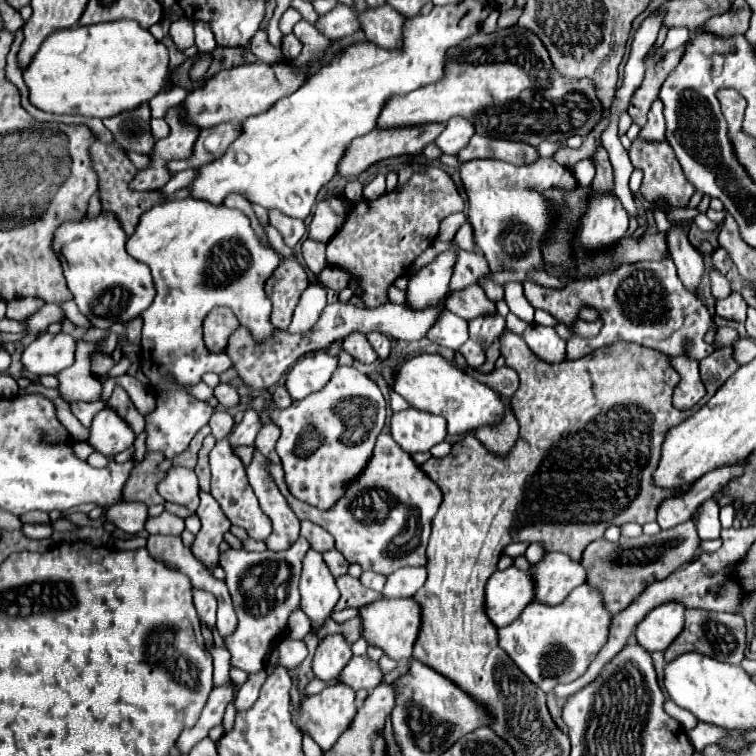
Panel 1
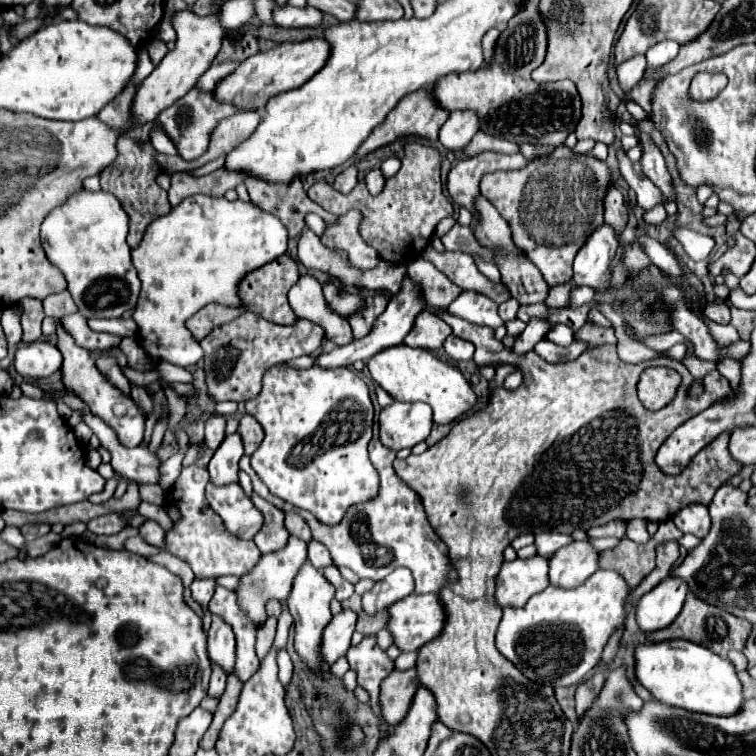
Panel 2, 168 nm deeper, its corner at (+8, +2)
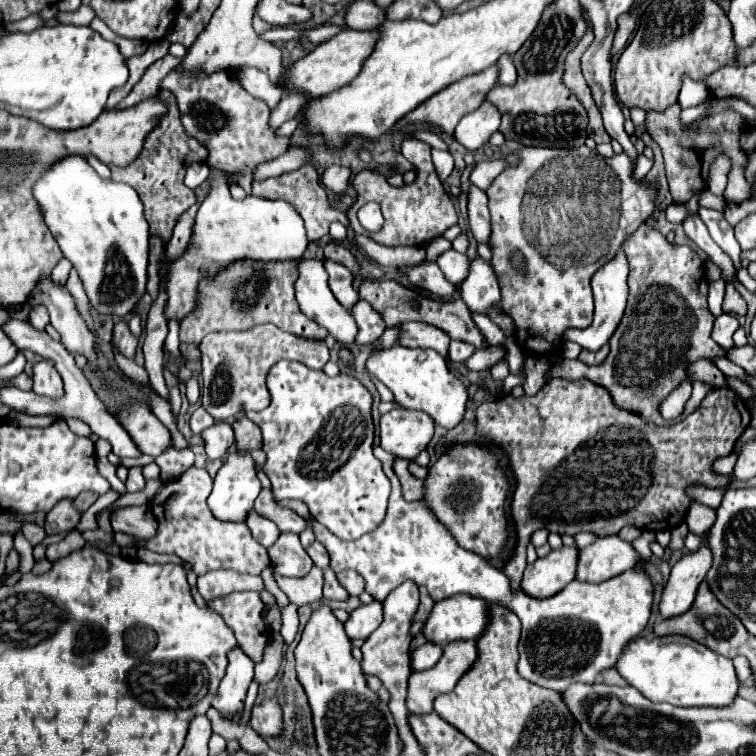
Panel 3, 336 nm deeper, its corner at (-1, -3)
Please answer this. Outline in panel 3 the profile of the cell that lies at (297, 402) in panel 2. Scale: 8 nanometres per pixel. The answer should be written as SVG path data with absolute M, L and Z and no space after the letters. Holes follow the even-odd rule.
M281 360L271 368L267 388L271 392L271 404L261 412L249 412L247 418L263 432L263 452L267 456L263 472L271 480L275 498L305 502L315 520L341 540L357 540L359 536L375 530L383 522L391 484L381 470L379 460L373 456L373 398L367 388L351 374L329 378L325 372L311 370L305 364L291 360Z

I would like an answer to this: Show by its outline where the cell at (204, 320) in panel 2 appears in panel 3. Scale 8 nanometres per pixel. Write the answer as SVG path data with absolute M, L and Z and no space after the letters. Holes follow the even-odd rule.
M239 260L239 264L223 268L223 272L215 274L213 278L203 278L199 282L197 306L181 320L181 344L199 344L211 332L243 332L267 322L275 324L283 332L291 332L307 340L325 340L329 332L299 310L293 290L295 274L297 270L291 260Z

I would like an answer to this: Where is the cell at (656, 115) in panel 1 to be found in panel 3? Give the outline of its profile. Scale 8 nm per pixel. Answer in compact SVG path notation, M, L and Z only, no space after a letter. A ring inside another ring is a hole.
M689 216L683 222L683 228L685 228L685 234L689 236L689 240L693 240L693 244L697 248L701 248L709 256L709 260L715 262L721 268L721 278L725 282L737 282L733 260L711 240L711 236L707 232L707 226L701 222L701 218L699 216Z

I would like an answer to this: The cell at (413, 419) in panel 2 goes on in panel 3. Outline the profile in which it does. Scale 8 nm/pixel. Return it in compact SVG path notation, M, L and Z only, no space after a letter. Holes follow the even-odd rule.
M393 408L381 416L379 444L383 450L413 460L433 438L433 420L419 410Z

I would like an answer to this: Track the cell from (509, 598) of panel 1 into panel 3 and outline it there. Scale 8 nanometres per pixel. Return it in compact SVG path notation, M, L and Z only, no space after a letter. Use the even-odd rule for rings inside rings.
M575 546L551 550L545 558L539 558L525 568L521 588L533 598L549 598L575 580L577 560L579 548Z

